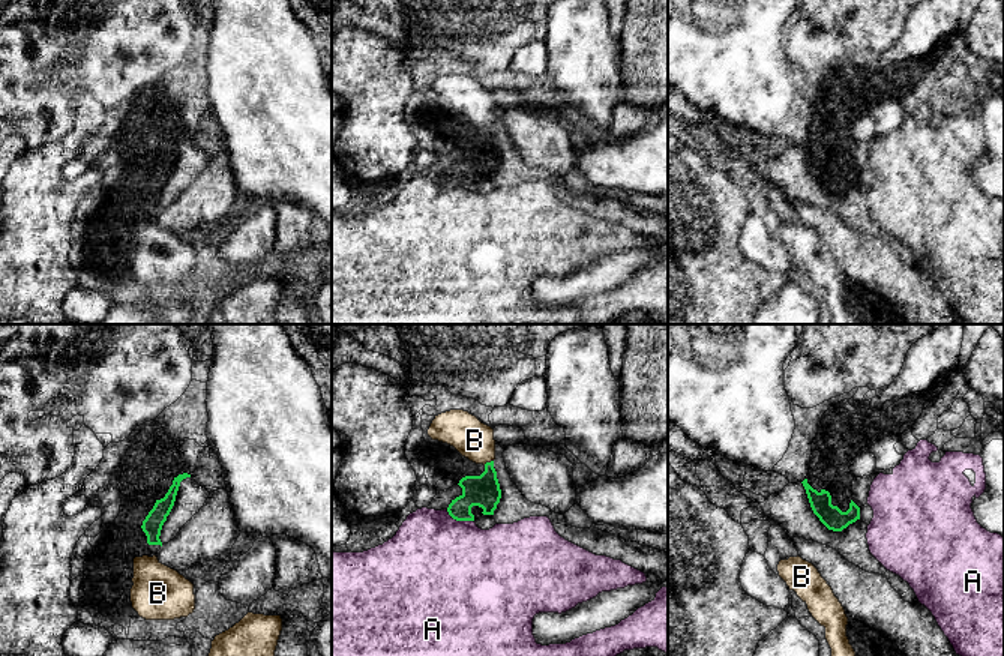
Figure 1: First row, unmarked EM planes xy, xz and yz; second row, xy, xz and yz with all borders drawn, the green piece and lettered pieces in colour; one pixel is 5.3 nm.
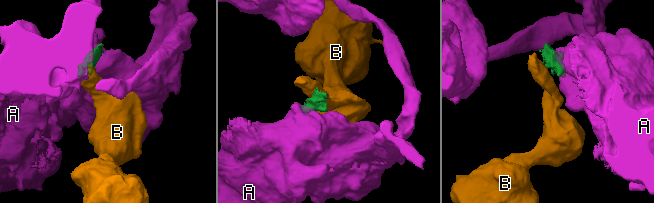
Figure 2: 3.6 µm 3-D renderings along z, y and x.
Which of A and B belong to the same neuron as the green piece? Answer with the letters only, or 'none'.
none

